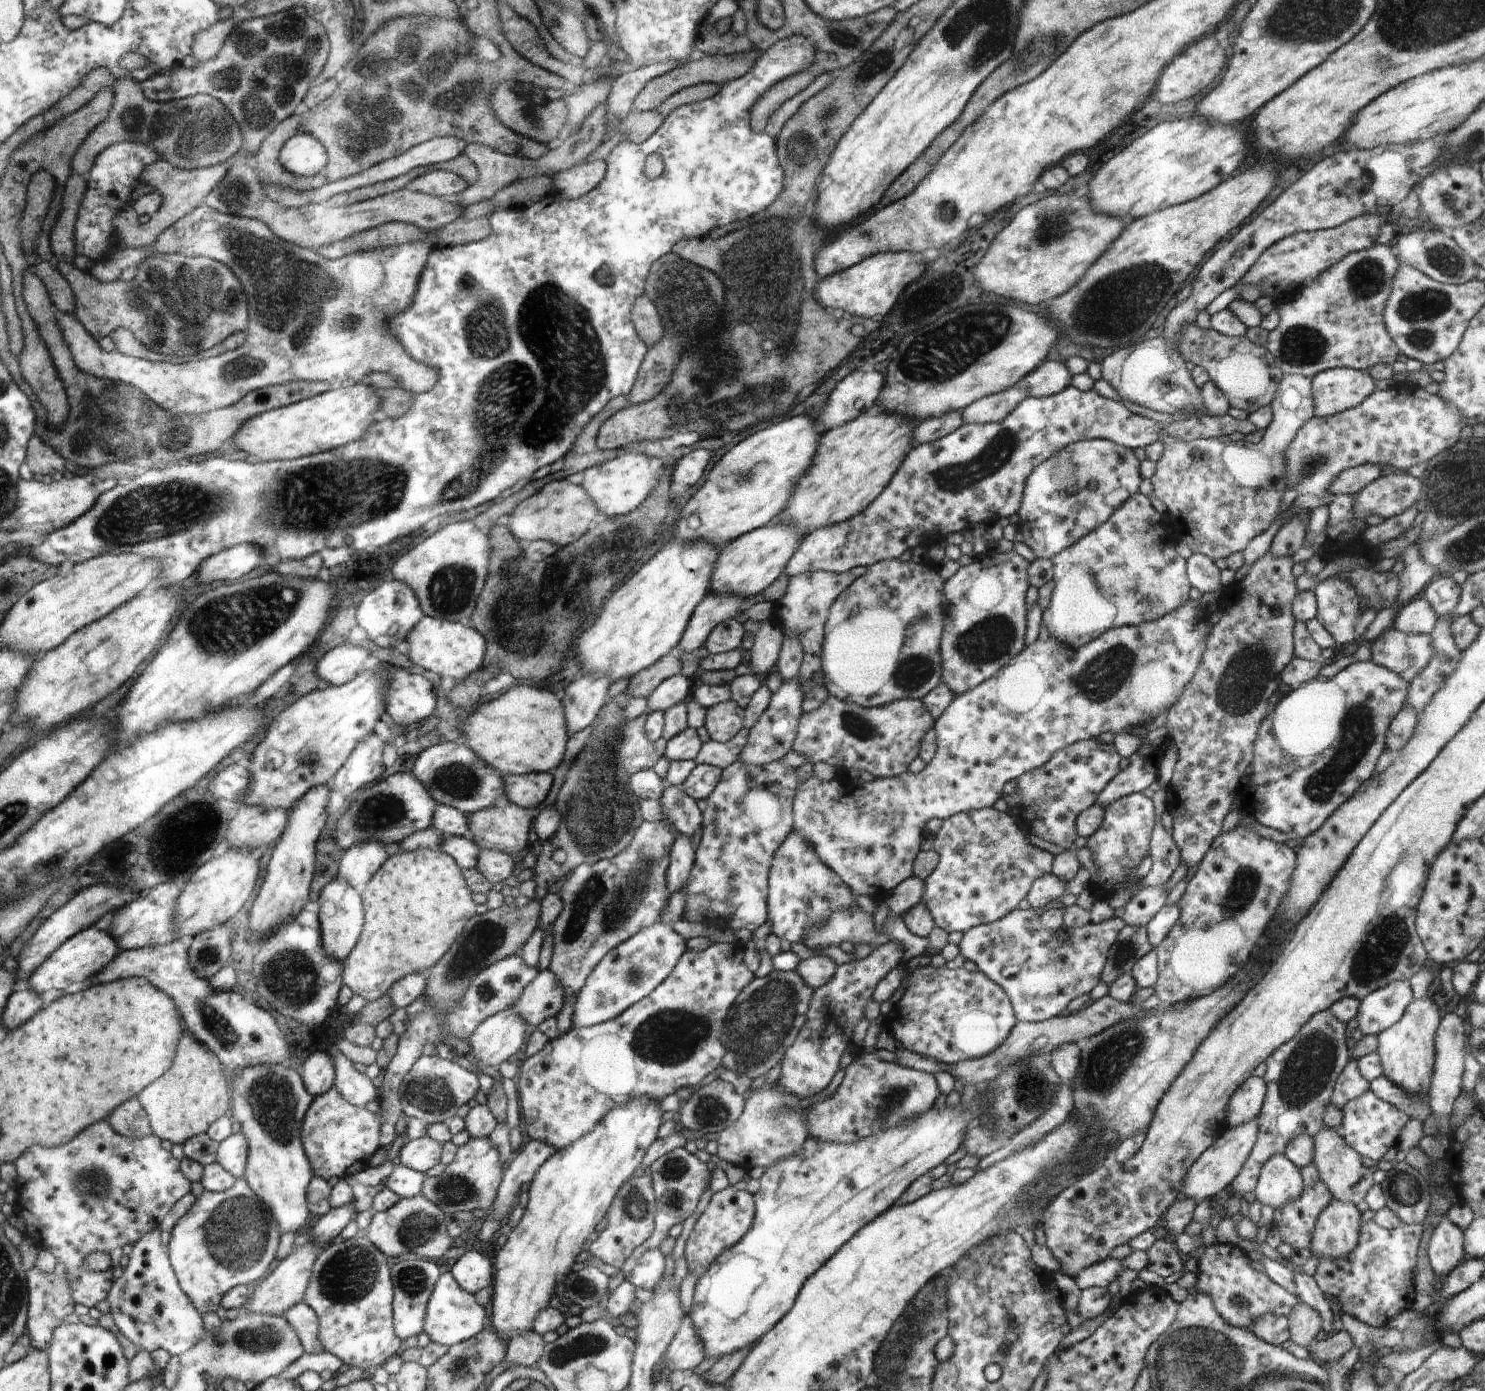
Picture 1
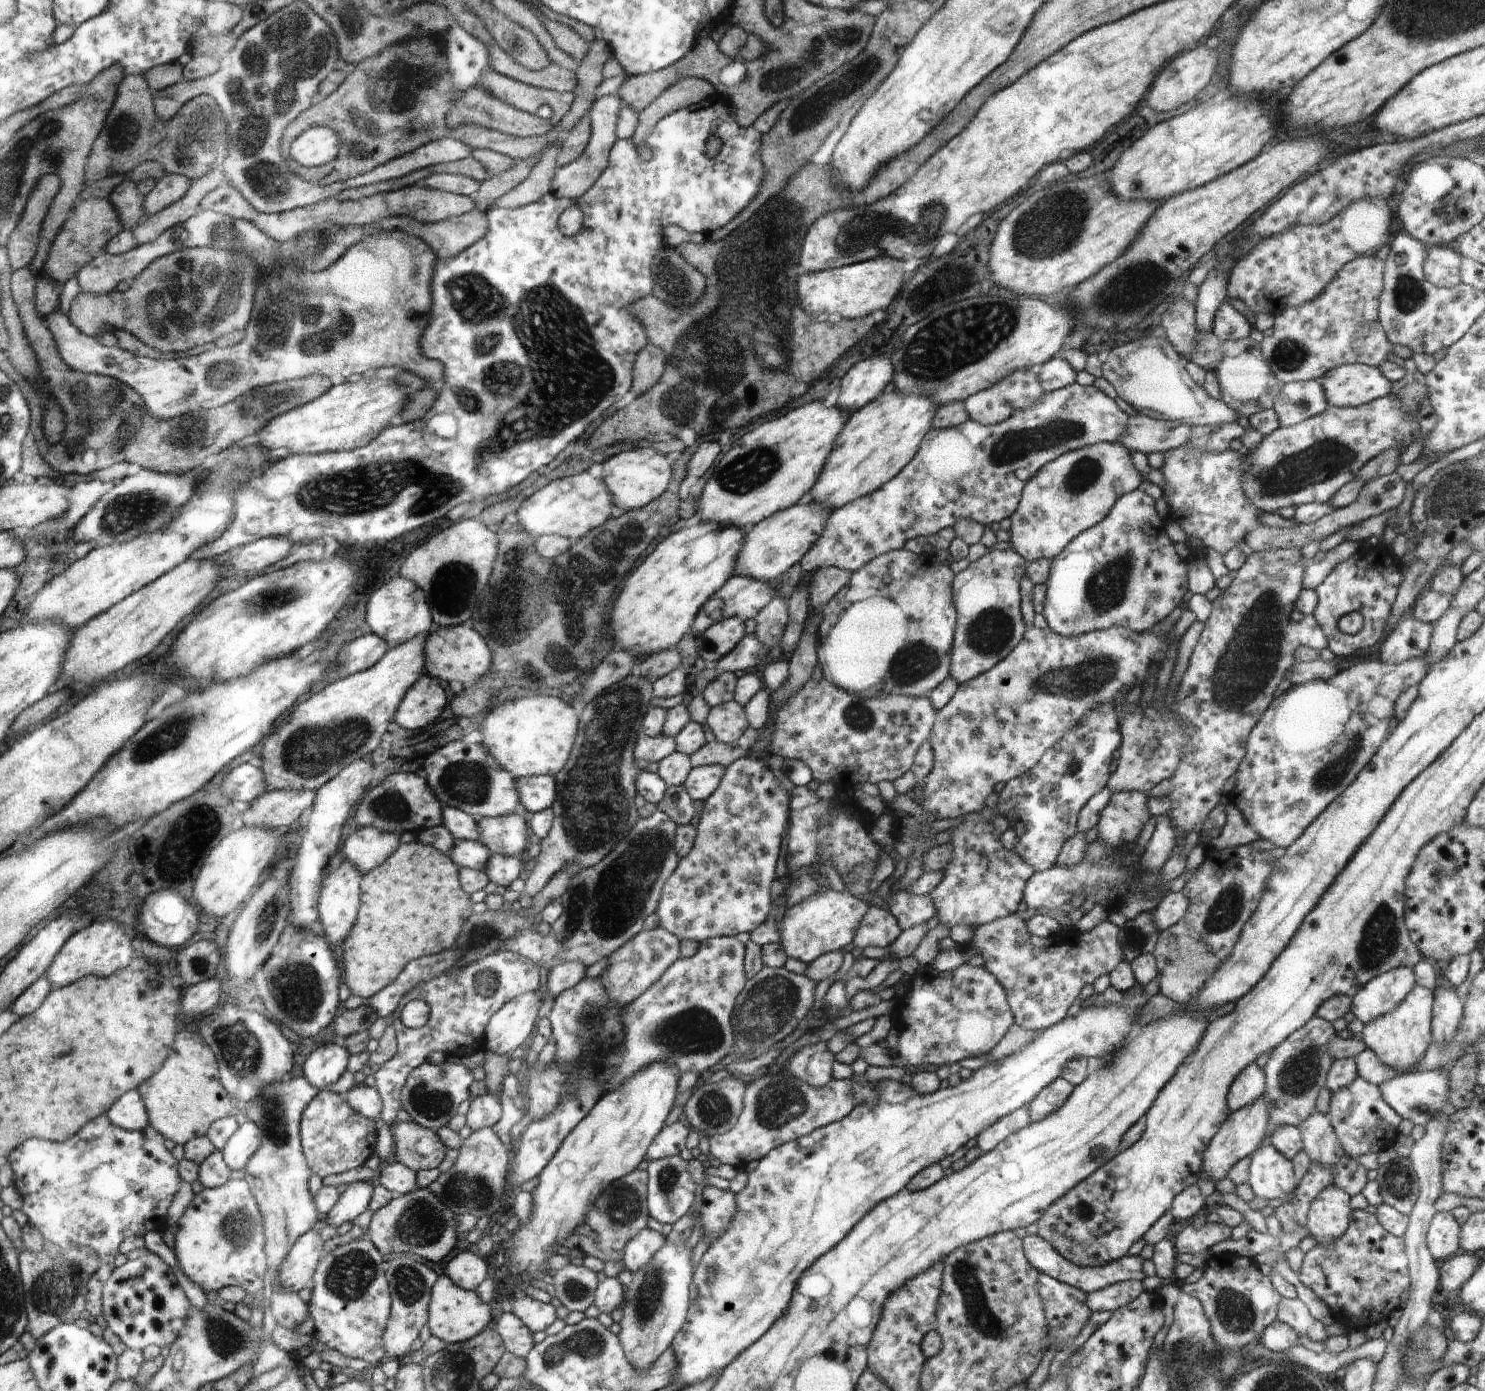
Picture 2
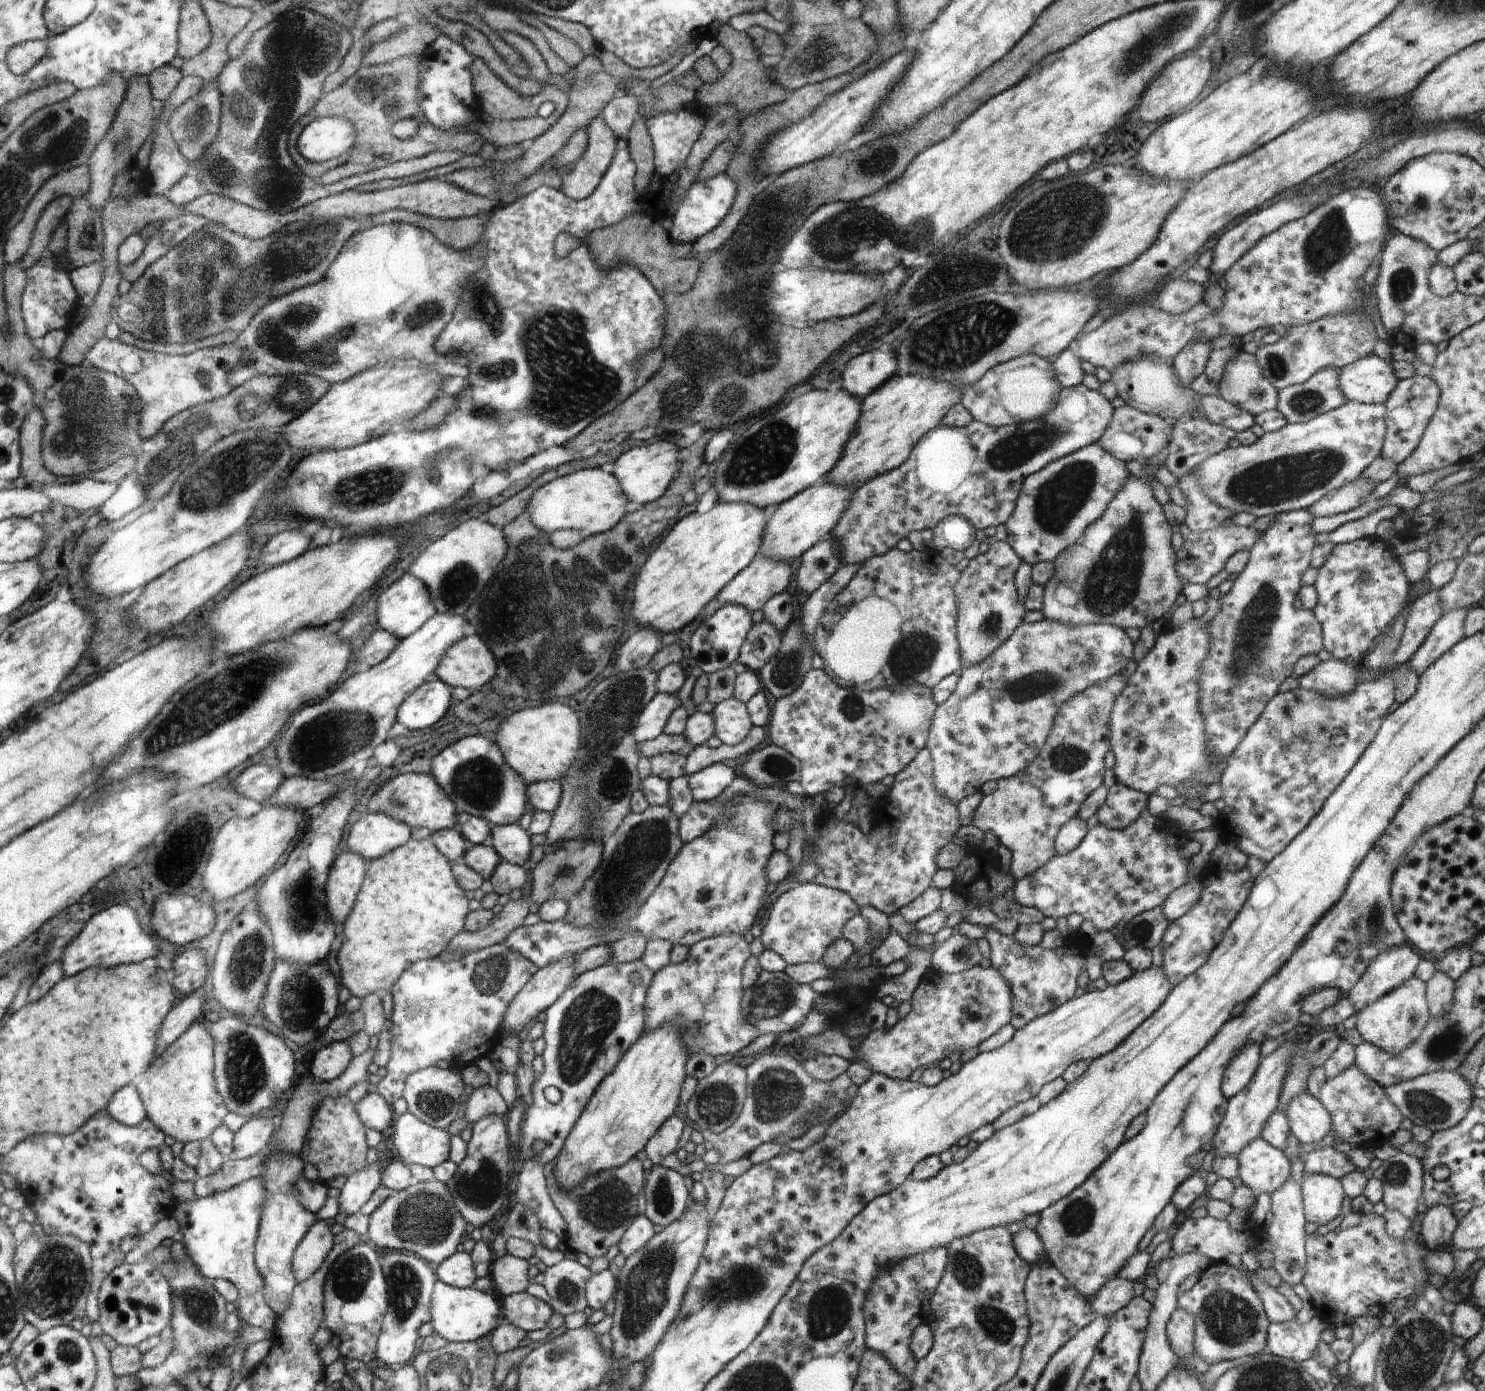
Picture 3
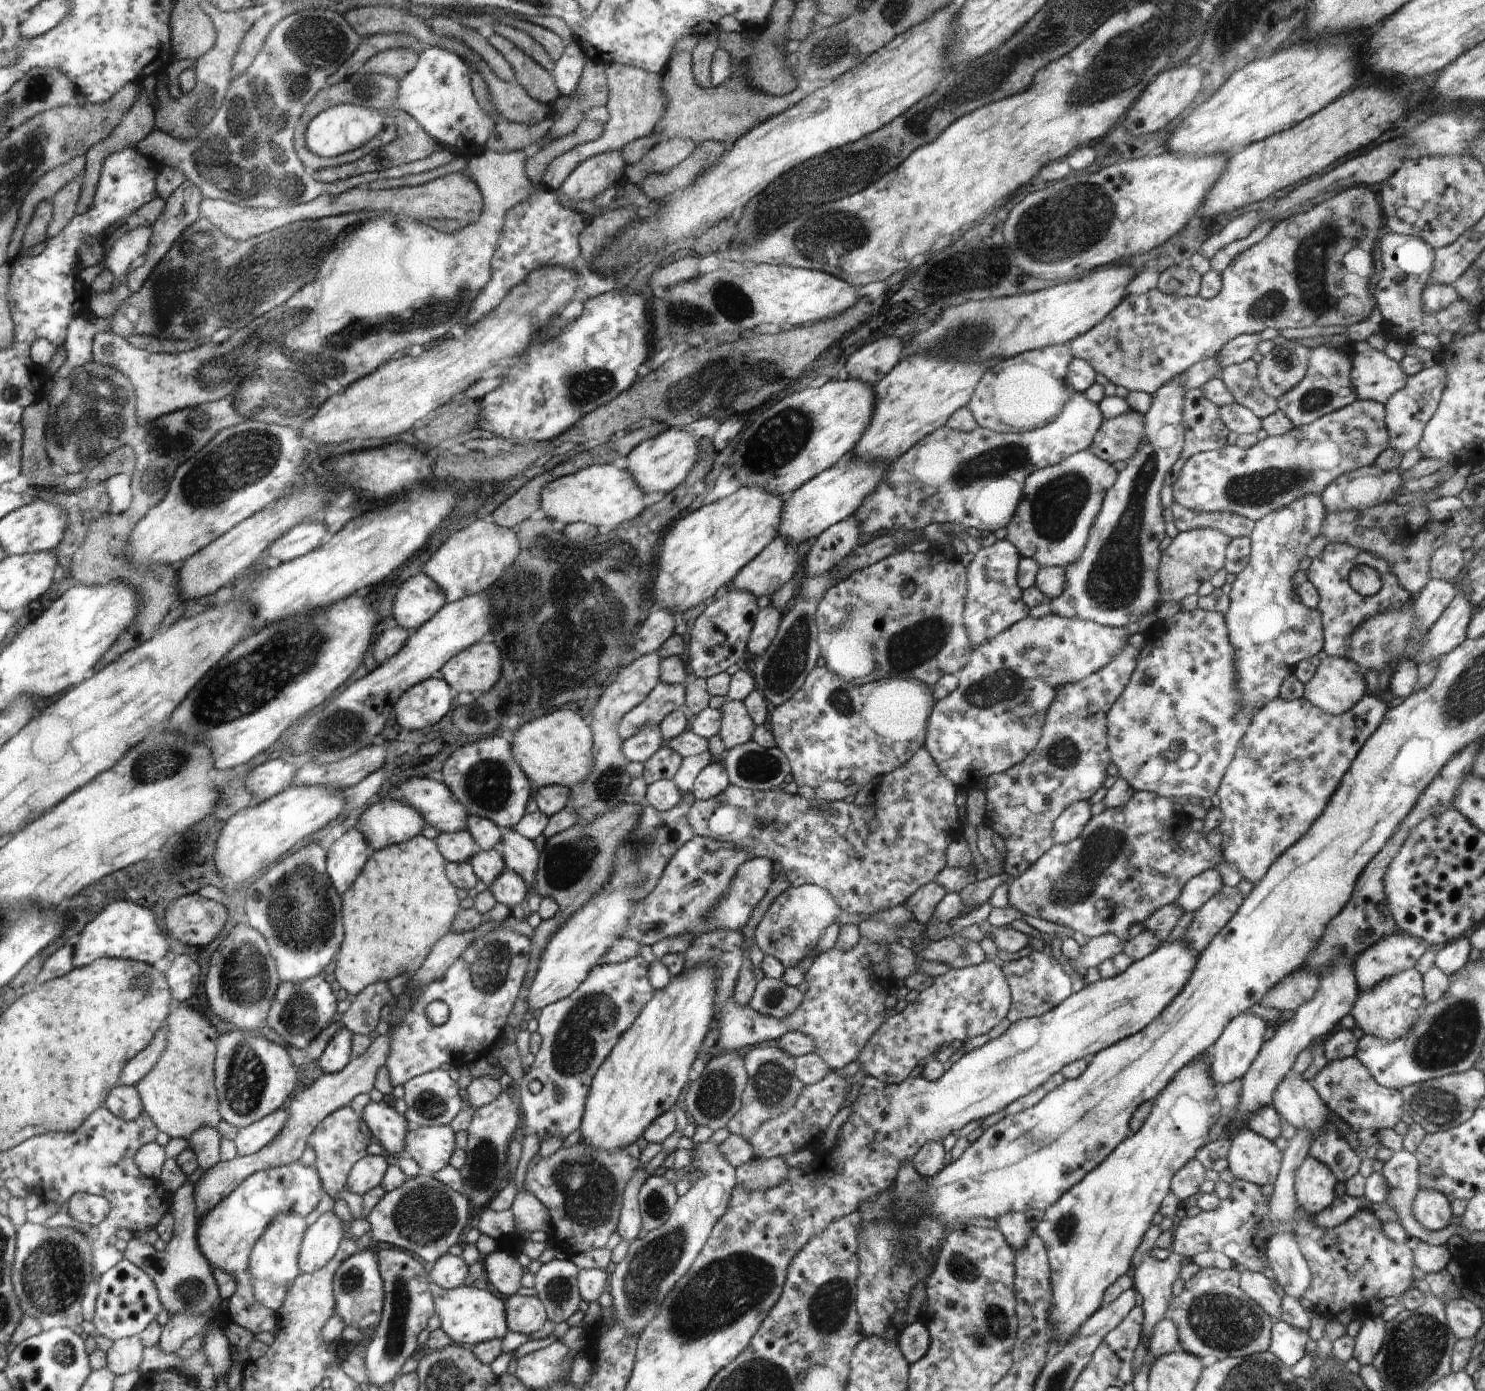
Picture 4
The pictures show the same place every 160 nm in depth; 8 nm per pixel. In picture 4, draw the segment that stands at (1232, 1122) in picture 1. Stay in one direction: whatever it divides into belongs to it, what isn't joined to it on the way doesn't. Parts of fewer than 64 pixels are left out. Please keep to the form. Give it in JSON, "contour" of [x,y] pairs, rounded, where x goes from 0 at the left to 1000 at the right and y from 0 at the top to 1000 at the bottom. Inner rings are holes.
{"contour":[[[842,727],[832,730],[826,737],[822,746],[814,754],[815,758],[815,771],[817,778],[819,779],[819,784],[822,781],[837,775],[851,751],[851,742],[853,742],[853,740],[853,735]]]}

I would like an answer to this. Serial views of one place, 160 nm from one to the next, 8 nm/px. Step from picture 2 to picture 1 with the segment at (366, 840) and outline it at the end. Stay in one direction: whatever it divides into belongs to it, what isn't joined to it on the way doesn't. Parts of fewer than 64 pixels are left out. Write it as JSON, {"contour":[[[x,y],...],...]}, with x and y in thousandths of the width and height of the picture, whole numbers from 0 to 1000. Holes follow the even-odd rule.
{"contour":[[[240,606],[230,612],[228,630],[238,638],[245,639],[261,617],[259,607],[256,606]]]}

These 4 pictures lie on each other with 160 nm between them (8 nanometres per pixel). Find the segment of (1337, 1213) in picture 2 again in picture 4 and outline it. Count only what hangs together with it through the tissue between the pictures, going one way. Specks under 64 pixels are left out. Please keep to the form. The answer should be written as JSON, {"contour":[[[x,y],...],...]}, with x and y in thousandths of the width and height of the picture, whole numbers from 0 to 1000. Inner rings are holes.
{"contour":[[[879,832],[872,847],[872,858],[875,868],[886,874],[900,861],[901,848],[898,843],[886,832]]]}

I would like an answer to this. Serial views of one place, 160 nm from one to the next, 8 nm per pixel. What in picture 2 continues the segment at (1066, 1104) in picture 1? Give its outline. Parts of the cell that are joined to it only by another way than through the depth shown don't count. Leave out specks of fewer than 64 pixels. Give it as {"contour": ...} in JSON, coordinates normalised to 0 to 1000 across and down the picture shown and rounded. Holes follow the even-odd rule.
{"contour":[[[710,775],[693,792],[693,807],[698,807],[707,802],[718,792],[723,783],[724,781],[716,775]]]}

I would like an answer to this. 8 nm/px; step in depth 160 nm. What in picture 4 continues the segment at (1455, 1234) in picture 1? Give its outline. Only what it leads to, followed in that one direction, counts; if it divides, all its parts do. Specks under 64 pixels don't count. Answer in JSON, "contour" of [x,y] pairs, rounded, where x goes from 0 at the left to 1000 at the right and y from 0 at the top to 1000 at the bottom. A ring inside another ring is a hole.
{"contour":[[[957,853],[952,864],[952,873],[962,885],[970,885],[978,875],[977,864],[970,857]]]}

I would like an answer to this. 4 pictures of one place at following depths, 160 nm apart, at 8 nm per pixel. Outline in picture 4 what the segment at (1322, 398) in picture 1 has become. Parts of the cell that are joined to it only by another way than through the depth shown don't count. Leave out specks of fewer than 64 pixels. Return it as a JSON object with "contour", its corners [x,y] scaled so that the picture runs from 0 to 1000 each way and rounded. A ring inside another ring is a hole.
{"contour":[[[921,245],[912,247],[910,274],[916,287],[931,290],[943,280],[947,274],[947,269],[942,260],[932,252],[924,250]]]}

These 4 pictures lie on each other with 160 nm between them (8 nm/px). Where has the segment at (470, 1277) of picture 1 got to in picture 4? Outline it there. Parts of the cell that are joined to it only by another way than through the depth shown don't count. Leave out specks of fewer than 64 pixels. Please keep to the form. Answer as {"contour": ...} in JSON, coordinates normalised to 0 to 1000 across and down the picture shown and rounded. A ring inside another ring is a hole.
{"contour":[[[300,902],[291,909],[290,917],[295,925],[300,927],[310,926],[315,921],[316,910],[311,903]]]}

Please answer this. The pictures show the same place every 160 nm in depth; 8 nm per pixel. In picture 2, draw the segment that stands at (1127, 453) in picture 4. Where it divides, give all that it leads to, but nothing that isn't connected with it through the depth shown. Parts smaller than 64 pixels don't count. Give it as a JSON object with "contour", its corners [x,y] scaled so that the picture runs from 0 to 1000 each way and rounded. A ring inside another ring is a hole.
{"contour":[[[767,298],[760,300],[758,311],[753,318],[761,325],[785,326],[799,319],[801,311],[802,306],[799,304]]]}

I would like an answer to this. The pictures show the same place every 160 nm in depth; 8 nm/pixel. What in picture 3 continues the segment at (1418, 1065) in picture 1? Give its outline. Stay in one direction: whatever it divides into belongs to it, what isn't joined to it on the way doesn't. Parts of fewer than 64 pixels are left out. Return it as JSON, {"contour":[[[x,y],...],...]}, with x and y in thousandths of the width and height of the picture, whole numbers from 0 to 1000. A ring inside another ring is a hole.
{"contour":[[[952,702],[944,707],[940,712],[929,717],[926,721],[920,723],[913,728],[913,739],[919,749],[941,758],[947,755],[956,745],[963,733],[960,717],[960,707]]]}

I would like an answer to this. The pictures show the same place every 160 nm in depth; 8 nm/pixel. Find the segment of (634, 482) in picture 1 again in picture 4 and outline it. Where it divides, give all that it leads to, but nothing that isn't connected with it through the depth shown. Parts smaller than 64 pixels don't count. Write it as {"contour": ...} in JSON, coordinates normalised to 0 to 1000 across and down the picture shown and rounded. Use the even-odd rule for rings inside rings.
{"contour":[[[451,308],[446,312],[434,316],[426,322],[422,328],[421,337],[434,351],[435,355],[449,354],[465,343],[465,339],[467,334],[470,332],[470,329],[471,329],[471,322],[467,312],[459,308]]]}

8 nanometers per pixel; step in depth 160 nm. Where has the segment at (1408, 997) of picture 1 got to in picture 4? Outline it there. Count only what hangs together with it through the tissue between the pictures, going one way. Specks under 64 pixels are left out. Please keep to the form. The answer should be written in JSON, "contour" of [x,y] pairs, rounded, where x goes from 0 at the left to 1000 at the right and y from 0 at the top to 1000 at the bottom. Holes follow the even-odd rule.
{"contour":[[[945,670],[930,674],[912,689],[911,699],[916,712],[925,710],[929,706],[942,699],[953,696],[963,679]]]}

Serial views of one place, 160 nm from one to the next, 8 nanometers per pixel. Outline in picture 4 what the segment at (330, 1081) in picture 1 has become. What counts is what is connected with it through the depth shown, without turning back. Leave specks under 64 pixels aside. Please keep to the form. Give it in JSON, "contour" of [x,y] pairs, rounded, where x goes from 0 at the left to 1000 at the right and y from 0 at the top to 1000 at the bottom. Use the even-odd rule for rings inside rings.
{"contour":[[[230,738],[220,751],[218,757],[213,762],[218,771],[225,772],[232,769],[237,762],[238,744],[233,738]]]}

